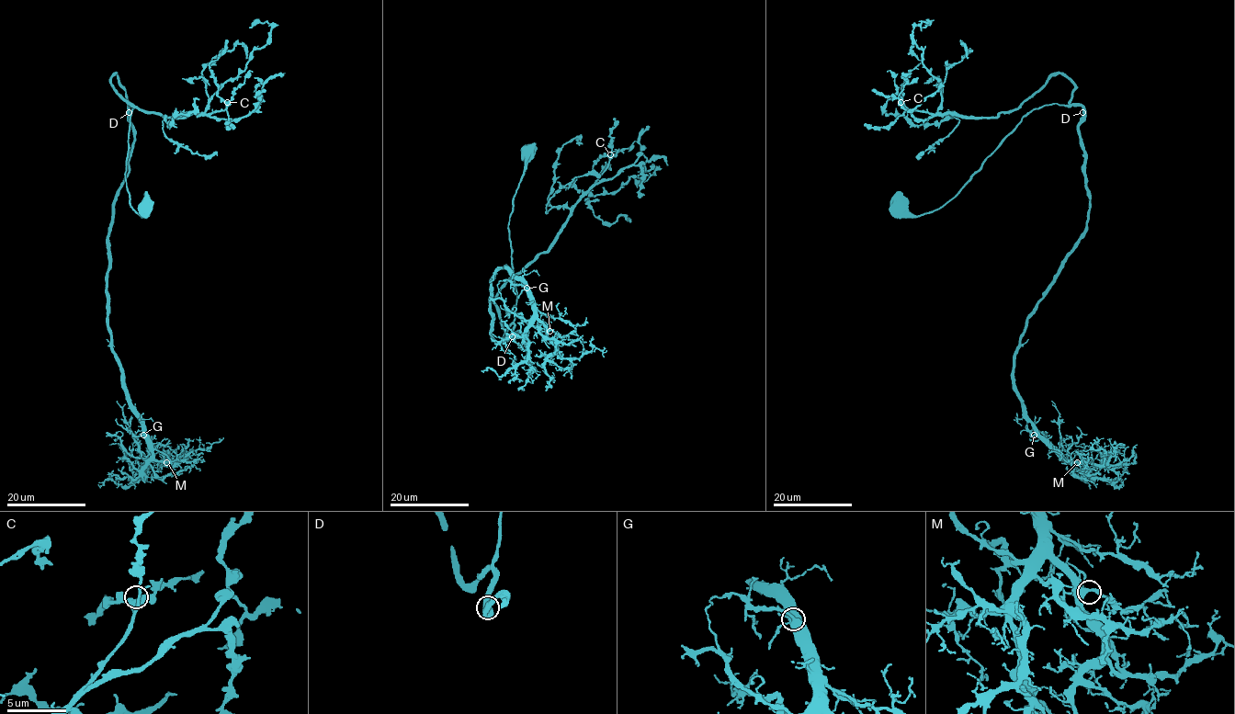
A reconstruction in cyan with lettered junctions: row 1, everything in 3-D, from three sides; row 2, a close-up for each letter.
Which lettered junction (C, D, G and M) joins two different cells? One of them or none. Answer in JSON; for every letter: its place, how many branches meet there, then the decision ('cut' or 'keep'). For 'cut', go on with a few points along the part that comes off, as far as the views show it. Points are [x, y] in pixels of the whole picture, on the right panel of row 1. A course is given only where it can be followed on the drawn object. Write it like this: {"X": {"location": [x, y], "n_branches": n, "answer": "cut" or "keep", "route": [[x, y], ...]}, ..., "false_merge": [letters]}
{"C": {"location": [900, 102], "n_branches": 3, "answer": "keep"}, "D": {"location": [1082, 112], "n_branches": 2, "answer": "keep"}, "G": {"location": [1034, 435], "n_branches": 2, "answer": "keep"}, "M": {"location": [1077, 462], "n_branches": 2, "answer": "keep"}, "false_merge": []}

